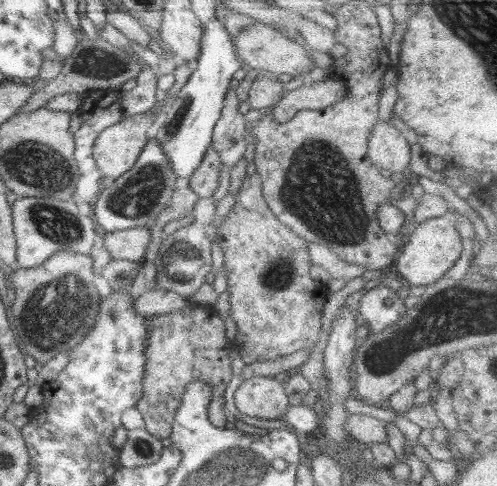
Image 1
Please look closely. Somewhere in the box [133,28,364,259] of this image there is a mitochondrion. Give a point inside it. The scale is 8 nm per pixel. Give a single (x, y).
(171, 135)

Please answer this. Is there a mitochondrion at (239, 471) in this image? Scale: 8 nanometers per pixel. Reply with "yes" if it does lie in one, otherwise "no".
yes

